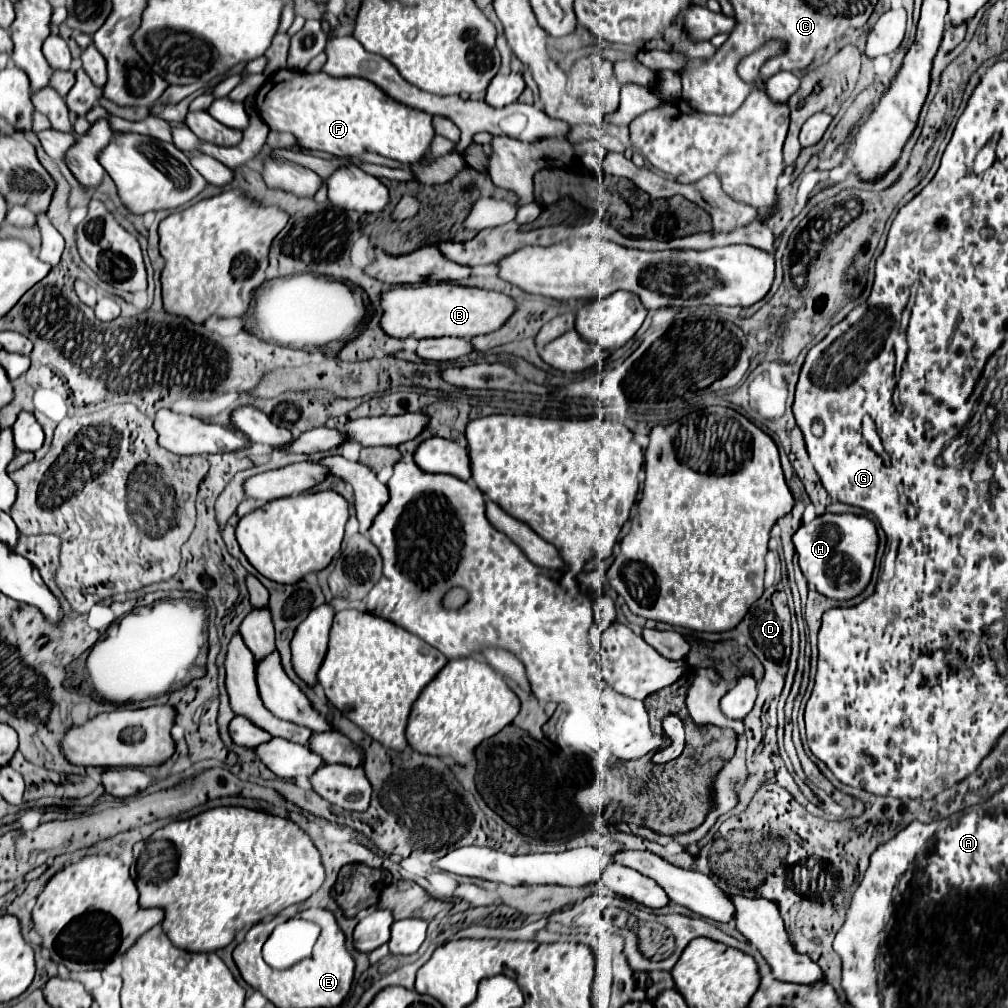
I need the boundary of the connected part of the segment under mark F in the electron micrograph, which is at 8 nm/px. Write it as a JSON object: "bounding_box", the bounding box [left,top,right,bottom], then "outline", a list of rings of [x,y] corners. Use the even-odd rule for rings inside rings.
{"bounding_box":[259,72,435,164],"outline":[[[275,72],[259,90],[259,112],[269,128],[291,132],[301,148],[339,158],[375,152],[403,164],[415,164],[425,158],[435,138],[429,114],[389,98],[365,78],[335,78],[325,72]]]}

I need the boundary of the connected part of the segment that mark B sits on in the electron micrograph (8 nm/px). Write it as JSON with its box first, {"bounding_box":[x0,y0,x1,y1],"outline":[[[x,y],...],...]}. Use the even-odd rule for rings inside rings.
{"bounding_box":[381,284,515,338],"outline":[[[423,284],[423,286],[393,286],[381,294],[381,328],[393,338],[441,338],[461,336],[473,338],[489,334],[503,326],[515,312],[515,300],[501,294],[479,288],[467,288],[459,284]]]}

